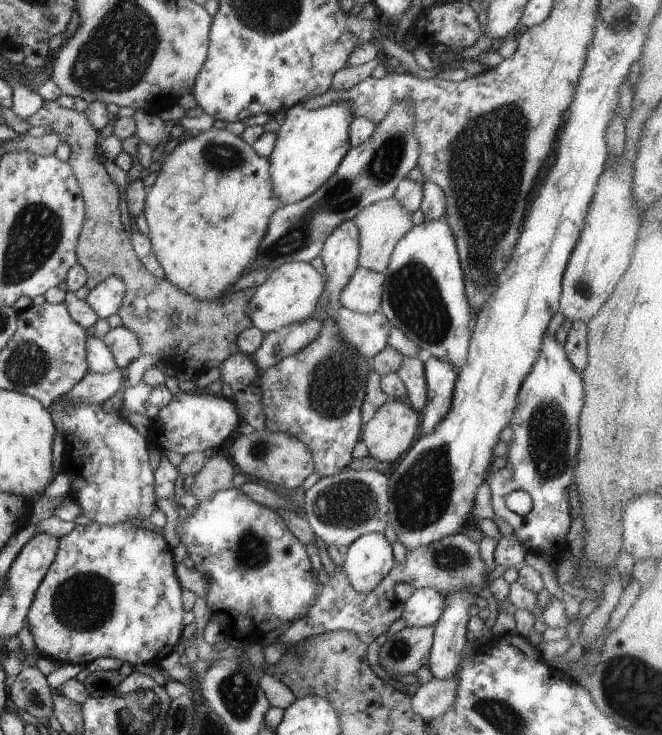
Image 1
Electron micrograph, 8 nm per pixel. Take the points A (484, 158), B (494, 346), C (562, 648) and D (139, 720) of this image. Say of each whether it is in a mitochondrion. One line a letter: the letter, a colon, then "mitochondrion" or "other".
A: mitochondrion
B: other
C: other
D: mitochondrion

